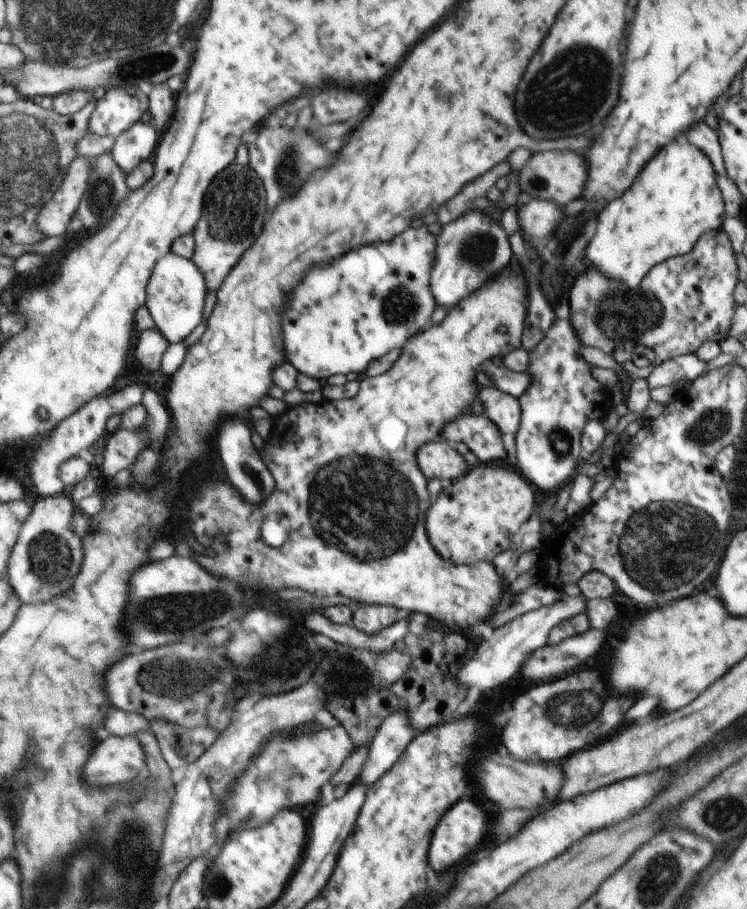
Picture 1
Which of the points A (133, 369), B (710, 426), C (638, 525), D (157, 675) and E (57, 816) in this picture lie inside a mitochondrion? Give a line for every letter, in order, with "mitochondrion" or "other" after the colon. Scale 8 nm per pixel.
A: other
B: mitochondrion
C: mitochondrion
D: mitochondrion
E: other

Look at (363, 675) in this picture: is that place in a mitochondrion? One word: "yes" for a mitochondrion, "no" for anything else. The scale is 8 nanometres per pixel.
yes

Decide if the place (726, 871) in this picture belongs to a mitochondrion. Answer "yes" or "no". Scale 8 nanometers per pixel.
no

